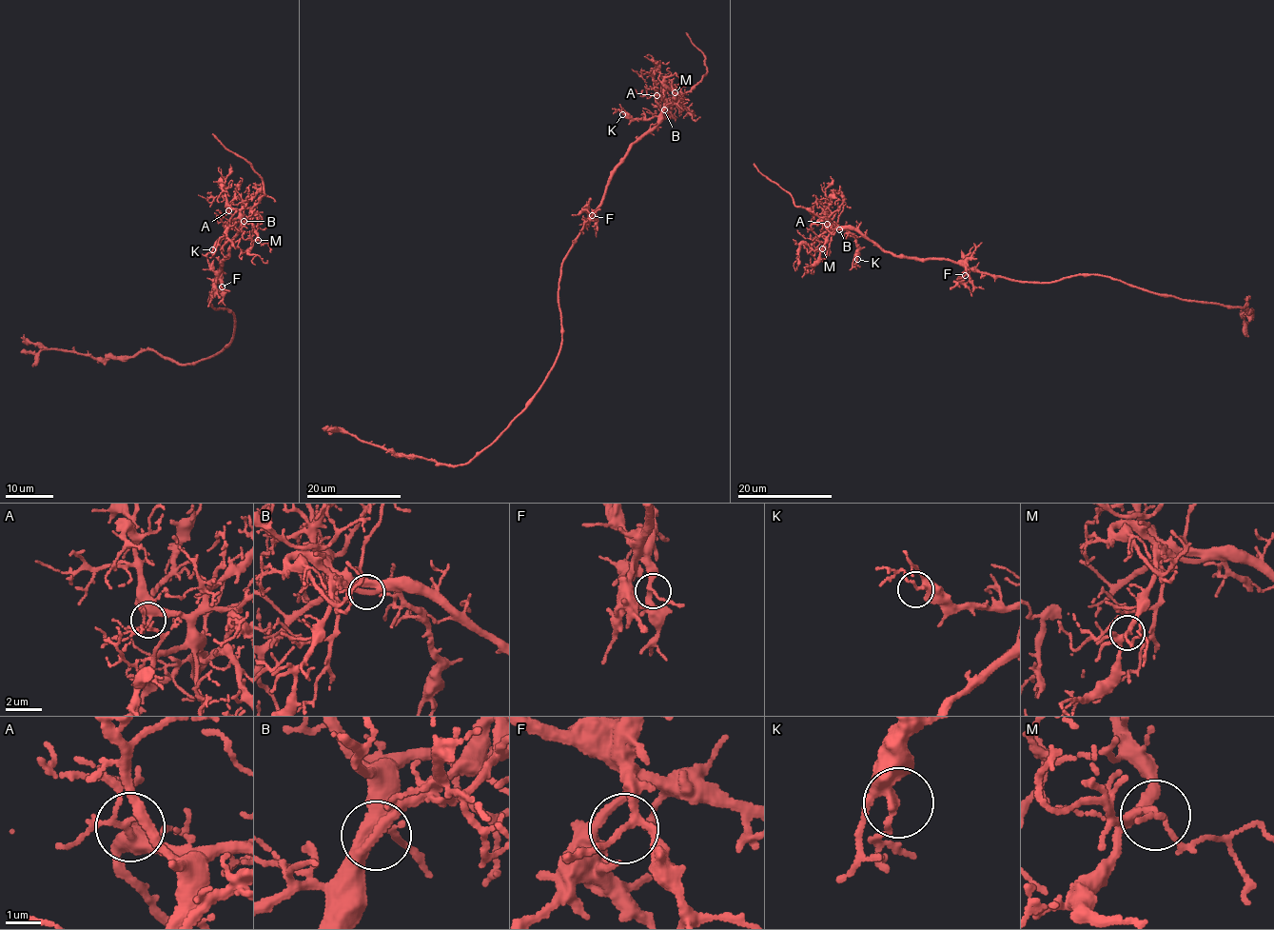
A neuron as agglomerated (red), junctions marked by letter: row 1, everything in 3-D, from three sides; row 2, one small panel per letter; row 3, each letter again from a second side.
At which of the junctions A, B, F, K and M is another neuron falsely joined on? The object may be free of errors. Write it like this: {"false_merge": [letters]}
{"false_merge": []}

